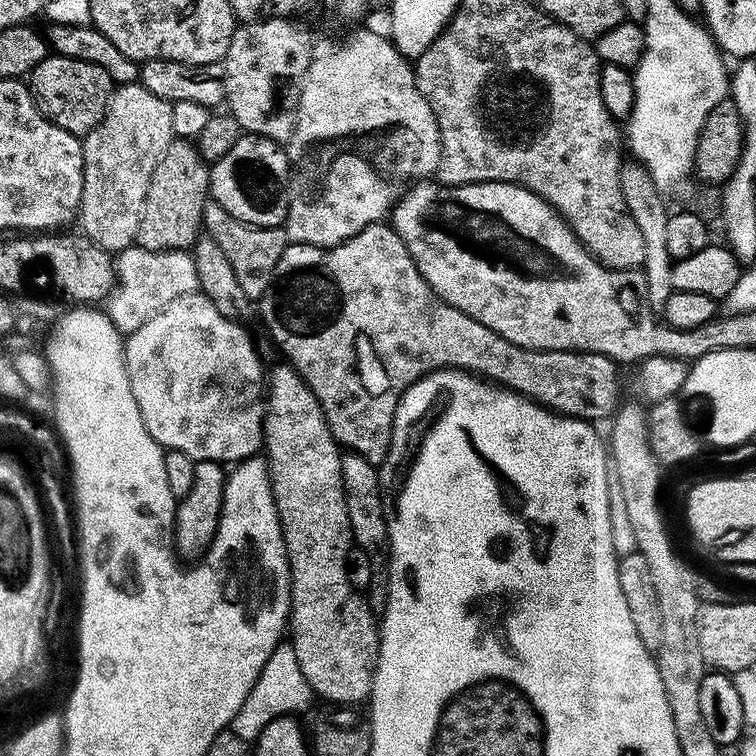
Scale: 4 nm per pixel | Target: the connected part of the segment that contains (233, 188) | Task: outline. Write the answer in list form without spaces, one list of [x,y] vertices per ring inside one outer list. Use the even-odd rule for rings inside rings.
[[[241,135],[233,148],[210,168],[210,196],[234,218],[255,228],[279,228],[288,217],[288,153],[264,136]]]

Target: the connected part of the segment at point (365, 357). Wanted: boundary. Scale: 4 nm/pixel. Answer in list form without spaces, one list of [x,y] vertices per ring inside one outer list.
[[[387,223],[368,224],[358,234],[354,234],[350,239],[343,240],[341,244],[335,244],[333,248],[319,248],[313,244],[294,244],[289,243],[288,249],[278,258],[278,266],[274,266],[274,278],[266,290],[266,294],[258,302],[258,316],[264,319],[264,324],[268,327],[268,332],[272,335],[272,340],[284,351],[283,359],[291,364],[293,370],[298,373],[310,386],[314,398],[322,406],[326,414],[326,422],[330,426],[330,434],[335,438],[336,443],[341,449],[347,450],[354,455],[360,455],[372,465],[378,466],[386,458],[388,448],[392,444],[392,427],[394,426],[394,414],[402,394],[416,380],[421,380],[430,372],[439,372],[442,368],[454,368],[461,372],[471,372],[493,384],[500,385],[501,388],[509,388],[512,392],[519,392],[527,400],[533,400],[544,408],[549,408],[552,412],[558,412],[561,416],[575,416],[578,420],[597,422],[603,416],[611,417],[617,411],[621,403],[620,398],[620,372],[617,361],[609,356],[594,354],[593,352],[539,352],[536,348],[523,348],[482,326],[482,322],[474,322],[470,314],[462,314],[454,306],[450,306],[440,295],[429,286],[426,278],[414,266],[414,258],[410,258],[410,250],[406,250],[406,242],[398,238],[398,234]]]

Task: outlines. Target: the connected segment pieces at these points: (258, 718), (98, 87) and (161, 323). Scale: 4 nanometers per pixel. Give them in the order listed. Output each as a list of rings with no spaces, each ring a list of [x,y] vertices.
[[[282,642],[270,654],[270,658],[266,662],[258,682],[250,690],[250,694],[246,694],[246,702],[242,702],[238,714],[232,720],[230,730],[239,740],[254,742],[262,734],[262,730],[266,730],[266,726],[270,726],[270,722],[274,722],[274,718],[300,714],[300,711],[311,700],[314,700],[312,687],[308,685],[302,674],[300,663],[291,643]]]
[[[49,54],[30,73],[30,91],[36,109],[54,126],[81,138],[87,136],[98,122],[102,122],[114,85],[110,74],[94,62],[82,62],[78,58],[66,58]]]
[[[193,294],[174,298],[162,310],[158,310],[149,320],[142,322],[138,330],[127,333],[124,342],[124,365],[126,374],[130,378],[130,390],[134,390],[134,402],[138,402],[138,414],[142,414],[142,422],[146,430],[150,430],[150,438],[158,442],[161,448],[170,452],[181,452],[191,460],[215,460],[225,466],[230,462],[247,460],[248,457],[257,455],[264,442],[264,405],[266,403],[266,368],[260,365],[260,356],[252,345],[252,336],[244,329],[245,325],[238,320],[231,320],[222,314],[203,294]]]

